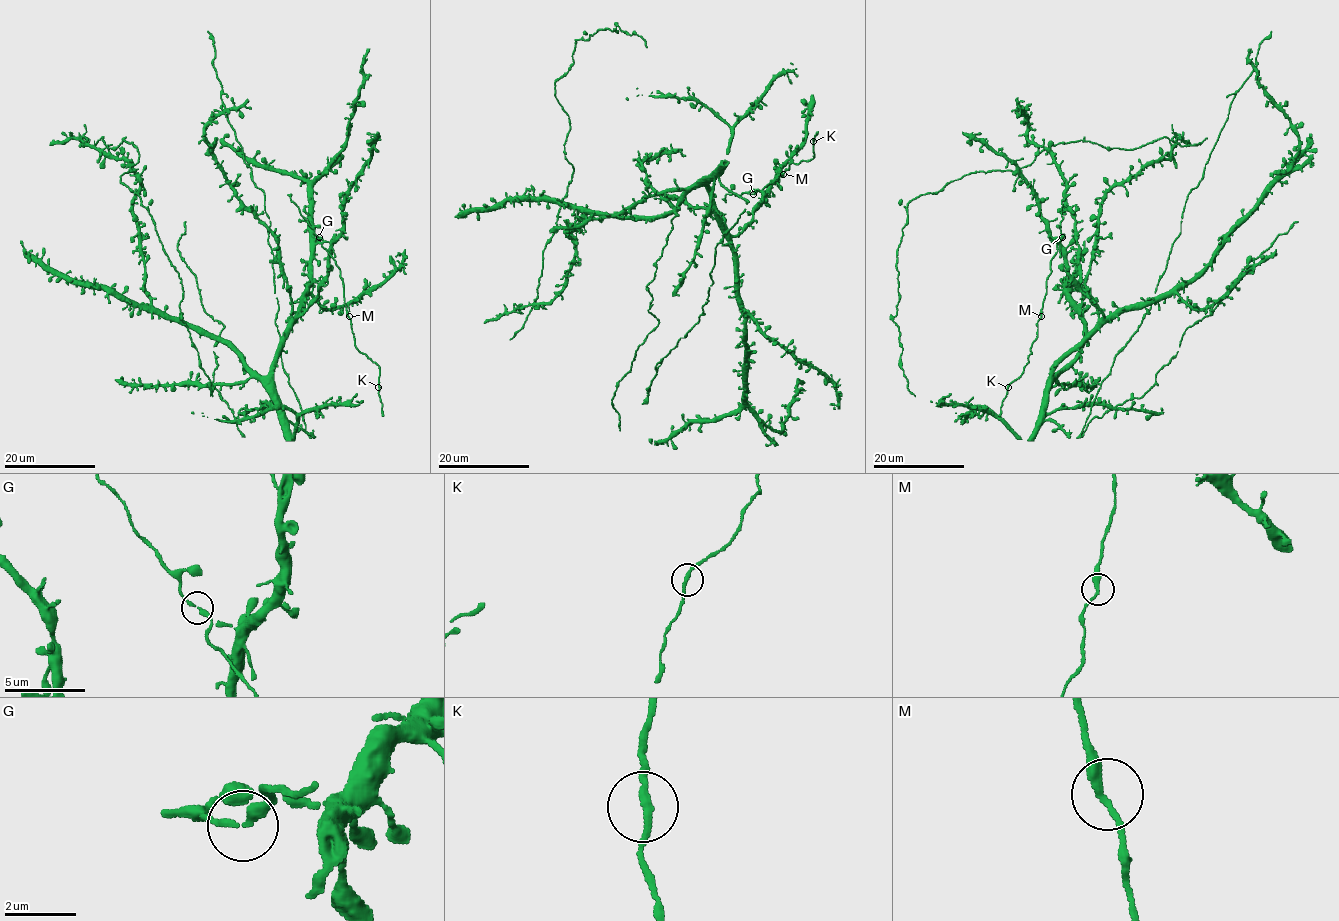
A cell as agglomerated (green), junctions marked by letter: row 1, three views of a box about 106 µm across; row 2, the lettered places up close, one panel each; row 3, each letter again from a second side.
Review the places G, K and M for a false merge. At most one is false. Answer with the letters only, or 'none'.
none

